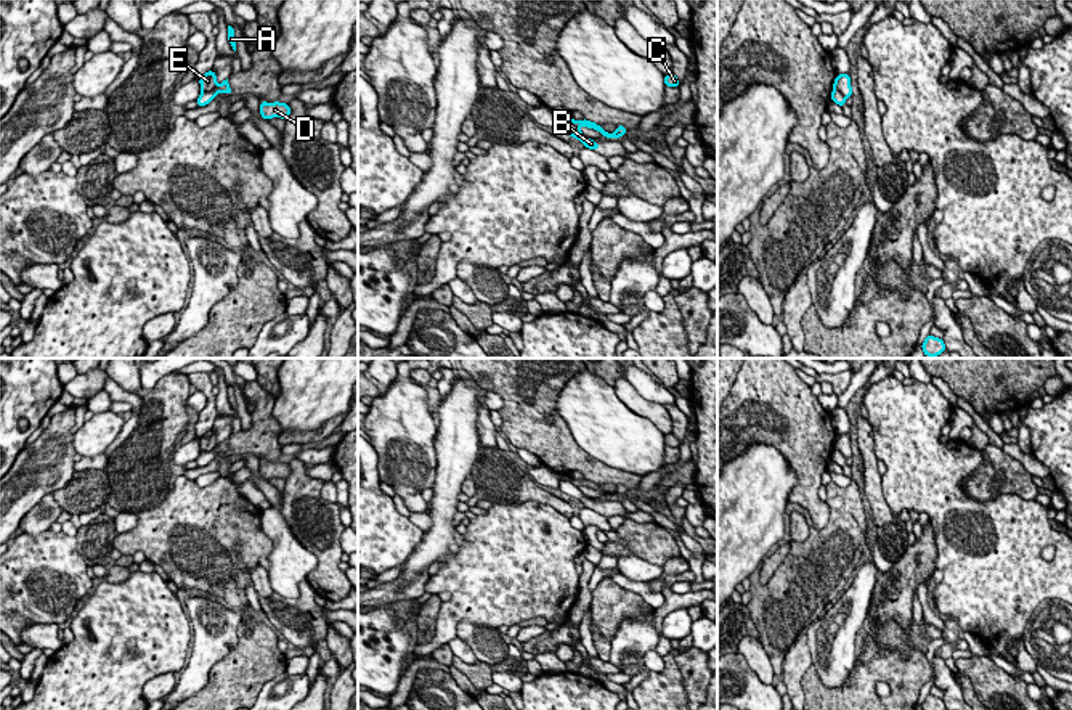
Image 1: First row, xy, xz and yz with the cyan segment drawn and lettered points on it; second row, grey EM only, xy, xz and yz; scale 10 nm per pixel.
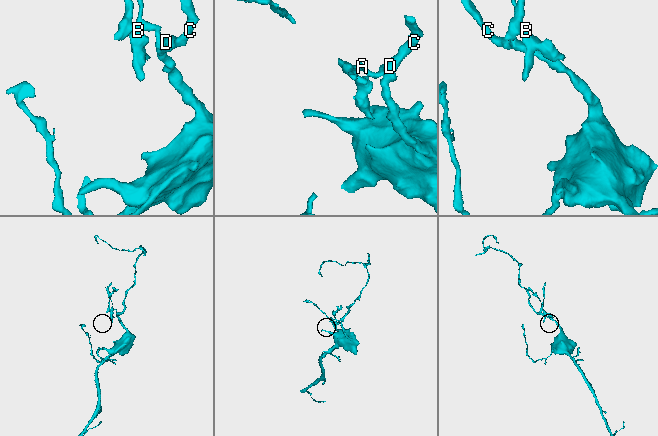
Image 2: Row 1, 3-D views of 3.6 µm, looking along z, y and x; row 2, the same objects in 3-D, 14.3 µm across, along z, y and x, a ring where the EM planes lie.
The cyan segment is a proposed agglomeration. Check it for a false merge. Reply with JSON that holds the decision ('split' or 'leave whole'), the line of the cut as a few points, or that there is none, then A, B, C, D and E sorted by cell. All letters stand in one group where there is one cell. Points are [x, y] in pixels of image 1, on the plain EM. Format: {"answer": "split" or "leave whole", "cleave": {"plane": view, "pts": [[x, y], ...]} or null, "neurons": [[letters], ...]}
{"answer": "split", "cleave": {"plane": "xy", "pts": [[215, 445], [211, 450], [201, 452]]}, "neurons": [["A", "C", "D"], ["B", "E"]]}

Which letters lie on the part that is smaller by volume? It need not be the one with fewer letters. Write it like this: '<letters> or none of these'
B, E

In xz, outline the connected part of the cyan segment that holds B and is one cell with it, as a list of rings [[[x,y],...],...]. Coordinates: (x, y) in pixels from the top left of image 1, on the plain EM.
[[[568,477],[566,480],[560,480],[560,490],[576,500],[579,500],[583,503],[584,508],[599,509],[599,503],[584,496],[583,492],[570,480],[571,477]]]

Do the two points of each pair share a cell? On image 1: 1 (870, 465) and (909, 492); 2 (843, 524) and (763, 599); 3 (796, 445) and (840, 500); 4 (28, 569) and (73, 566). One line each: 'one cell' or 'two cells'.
1: two cells
2: one cell
3: two cells
4: one cell

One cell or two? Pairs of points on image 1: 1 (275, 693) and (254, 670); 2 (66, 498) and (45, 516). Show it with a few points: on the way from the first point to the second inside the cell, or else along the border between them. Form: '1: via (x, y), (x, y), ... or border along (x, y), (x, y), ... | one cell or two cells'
1: border along (284, 672), (273, 677), (259, 693) | two cells
2: border along (52, 493), (63, 510) | two cells

